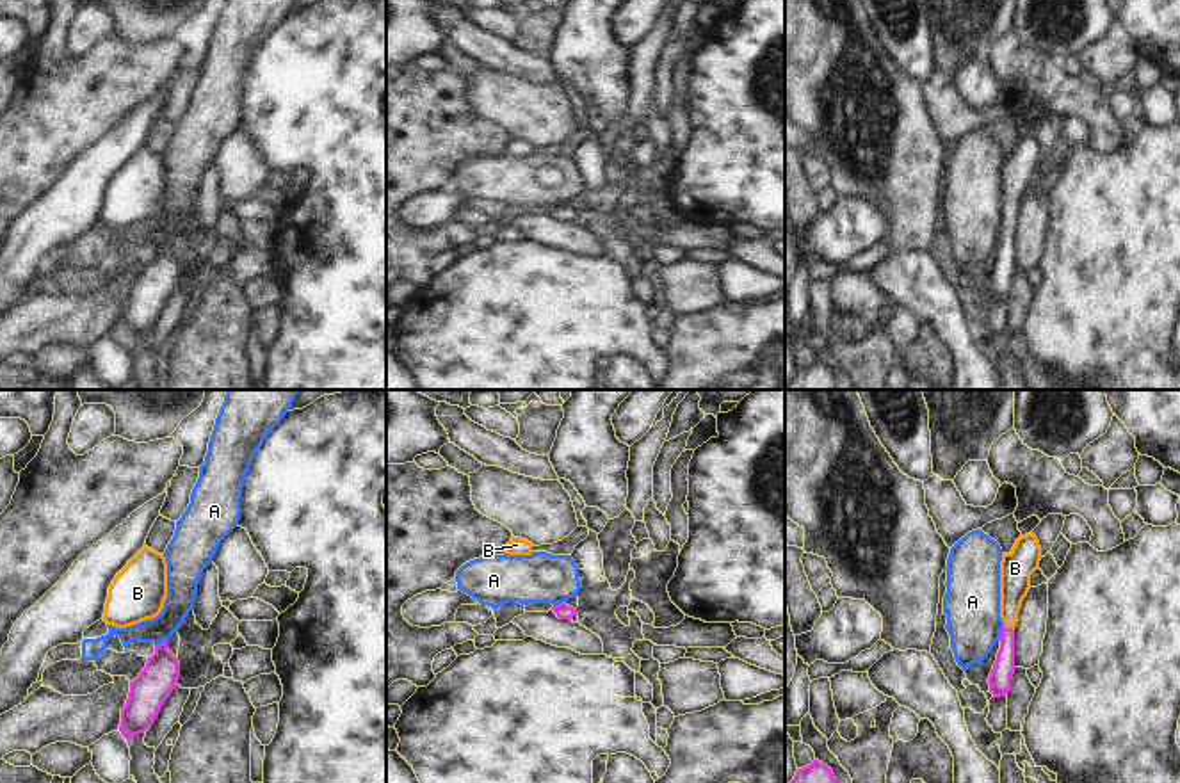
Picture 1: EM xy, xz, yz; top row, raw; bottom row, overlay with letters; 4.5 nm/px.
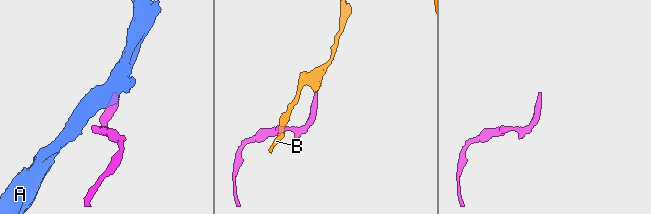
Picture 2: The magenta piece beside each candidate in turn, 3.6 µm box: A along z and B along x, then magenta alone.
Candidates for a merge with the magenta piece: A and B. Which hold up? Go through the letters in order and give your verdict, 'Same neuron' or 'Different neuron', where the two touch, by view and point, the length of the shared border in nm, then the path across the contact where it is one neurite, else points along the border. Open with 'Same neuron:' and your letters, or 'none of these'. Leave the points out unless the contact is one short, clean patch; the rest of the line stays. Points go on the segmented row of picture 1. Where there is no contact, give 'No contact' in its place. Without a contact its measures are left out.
Same neuron: B
A: Different neuron. Touches magenta at xy (161, 643). Shared border 80 nm. Boundary: xy (168, 637), (155, 646)
B: Same neuron. Touches magenta at yz (1008, 629). Shared border 40 nm. Path across: yz (1002, 671), (1008, 629), (1015, 575).

